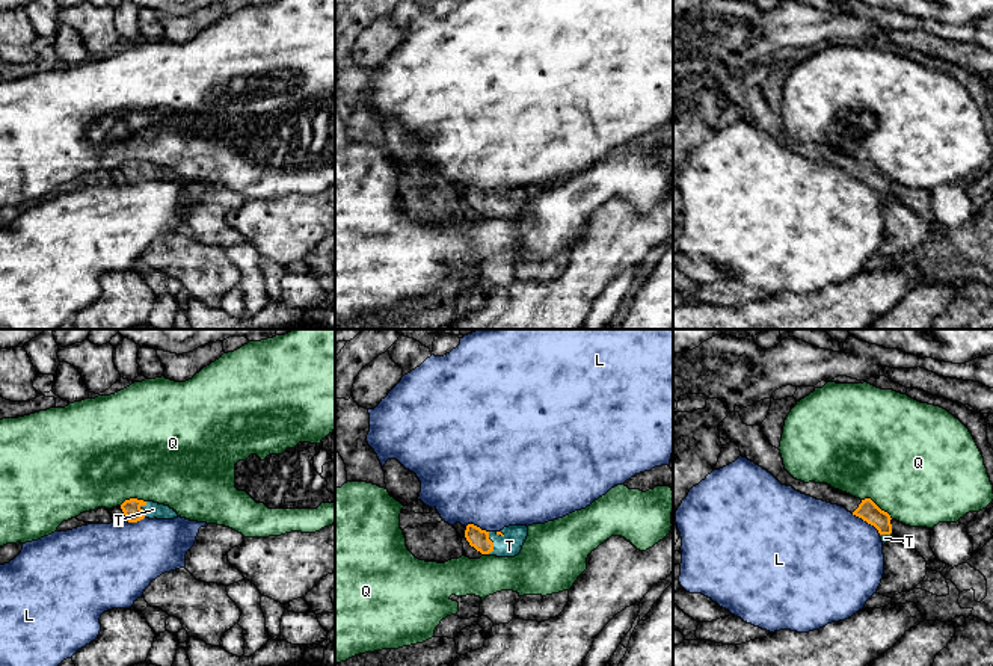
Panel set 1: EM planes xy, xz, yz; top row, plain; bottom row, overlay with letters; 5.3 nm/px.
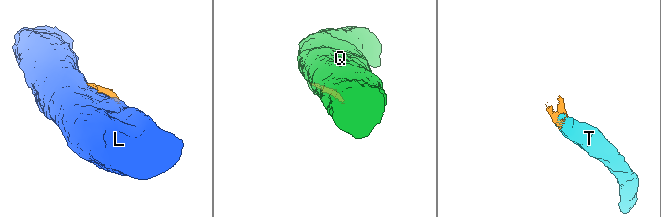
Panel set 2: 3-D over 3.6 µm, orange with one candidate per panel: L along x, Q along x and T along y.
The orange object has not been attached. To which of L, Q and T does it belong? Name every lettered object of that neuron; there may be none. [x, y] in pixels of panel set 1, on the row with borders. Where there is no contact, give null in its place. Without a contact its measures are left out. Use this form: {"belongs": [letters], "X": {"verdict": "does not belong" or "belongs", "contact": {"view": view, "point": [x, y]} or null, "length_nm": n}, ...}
{"belongs": ["T"], "L": {"verdict": "does not belong", "contact": {"view": "yz", "point": [866, 521]}, "length_nm": 190}, "Q": {"verdict": "does not belong", "contact": {"view": "yz", "point": [876, 505]}, "length_nm": 200}, "T": {"verdict": "belongs", "contact": {"view": "xz", "point": [492, 544]}, "length_nm": 130}}

